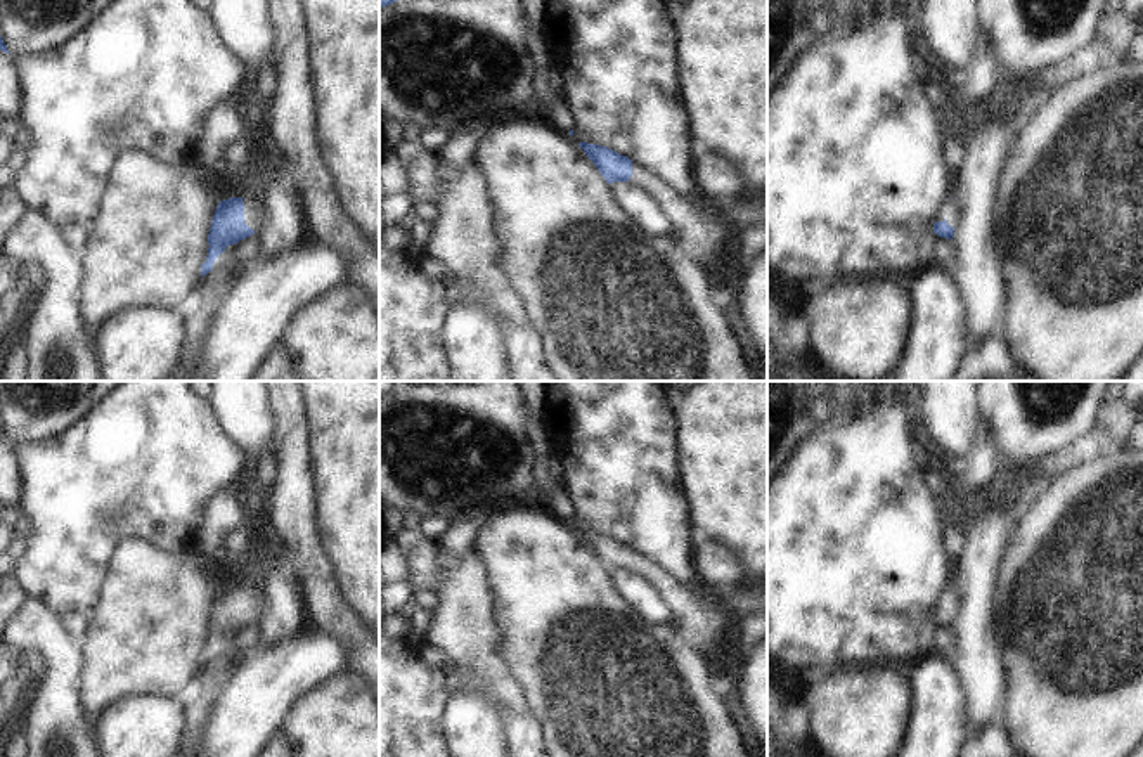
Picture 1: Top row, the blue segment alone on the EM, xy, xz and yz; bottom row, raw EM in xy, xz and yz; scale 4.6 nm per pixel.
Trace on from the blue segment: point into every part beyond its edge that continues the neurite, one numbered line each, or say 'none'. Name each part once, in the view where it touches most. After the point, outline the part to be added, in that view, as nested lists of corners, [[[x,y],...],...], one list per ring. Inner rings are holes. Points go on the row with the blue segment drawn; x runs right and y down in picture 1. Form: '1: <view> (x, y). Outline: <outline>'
1: xy (251, 217). Outline: [[[253,206],[244,208],[244,222],[246,225],[256,225],[262,220],[263,213],[255,210]]]

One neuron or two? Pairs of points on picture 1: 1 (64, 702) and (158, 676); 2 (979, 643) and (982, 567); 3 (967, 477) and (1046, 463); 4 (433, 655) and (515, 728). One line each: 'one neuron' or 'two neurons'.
1: two neurons
2: one neuron
3: one neuron
4: two neurons

